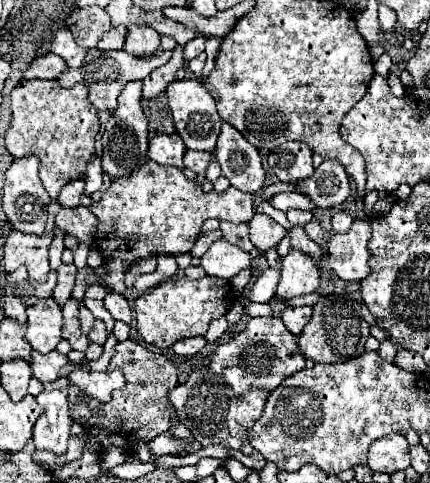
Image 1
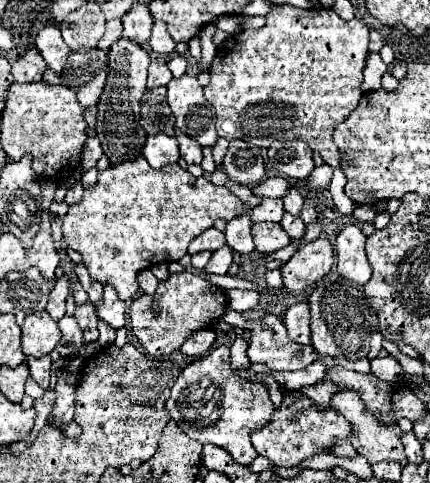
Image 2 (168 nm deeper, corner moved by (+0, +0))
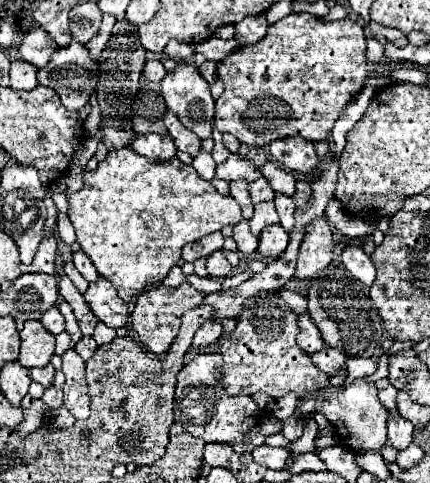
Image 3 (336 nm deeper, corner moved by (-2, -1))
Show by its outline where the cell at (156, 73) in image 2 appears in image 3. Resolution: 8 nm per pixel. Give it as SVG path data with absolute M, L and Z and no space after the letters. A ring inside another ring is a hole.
M148 60L142 74L144 74L144 78L150 80L150 82L160 82L160 80L164 78L166 70L164 70L164 66L162 66L160 60Z

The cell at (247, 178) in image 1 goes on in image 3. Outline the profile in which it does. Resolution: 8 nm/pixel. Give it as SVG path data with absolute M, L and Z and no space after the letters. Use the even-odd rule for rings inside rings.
M242 144L240 150L238 150L238 154L240 154L242 158L248 158L250 162L254 162L258 168L260 168L262 164L266 164L266 160L268 160L264 148L260 148L260 146L246 146L246 144Z

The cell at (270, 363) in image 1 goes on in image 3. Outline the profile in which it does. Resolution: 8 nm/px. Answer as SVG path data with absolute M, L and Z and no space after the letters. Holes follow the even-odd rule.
M324 348L322 352L316 352L310 358L328 376L334 376L340 368L344 368L346 360L348 360L348 356L344 352L340 352L340 350L336 350L336 348Z

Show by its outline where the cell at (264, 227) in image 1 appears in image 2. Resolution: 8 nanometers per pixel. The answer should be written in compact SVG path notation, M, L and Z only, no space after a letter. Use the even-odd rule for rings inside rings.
M256 223L252 227L256 251L262 255L270 255L290 243L290 237L280 227L280 223Z

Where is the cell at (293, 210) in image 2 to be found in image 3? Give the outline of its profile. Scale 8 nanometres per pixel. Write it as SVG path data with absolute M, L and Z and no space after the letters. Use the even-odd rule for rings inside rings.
M266 162L262 168L260 168L262 176L270 182L270 186L274 188L274 192L282 192L286 196L292 196L294 194L294 184L296 184L296 178L290 174L290 172L284 172L284 168L280 168L278 164L274 162Z

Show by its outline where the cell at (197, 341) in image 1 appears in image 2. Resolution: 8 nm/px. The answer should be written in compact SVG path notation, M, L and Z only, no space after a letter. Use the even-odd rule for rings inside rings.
M200 329L200 331L196 331L196 335L186 339L186 343L180 347L180 351L188 357L202 357L210 351L210 347L214 345L214 339L216 339L214 329Z

